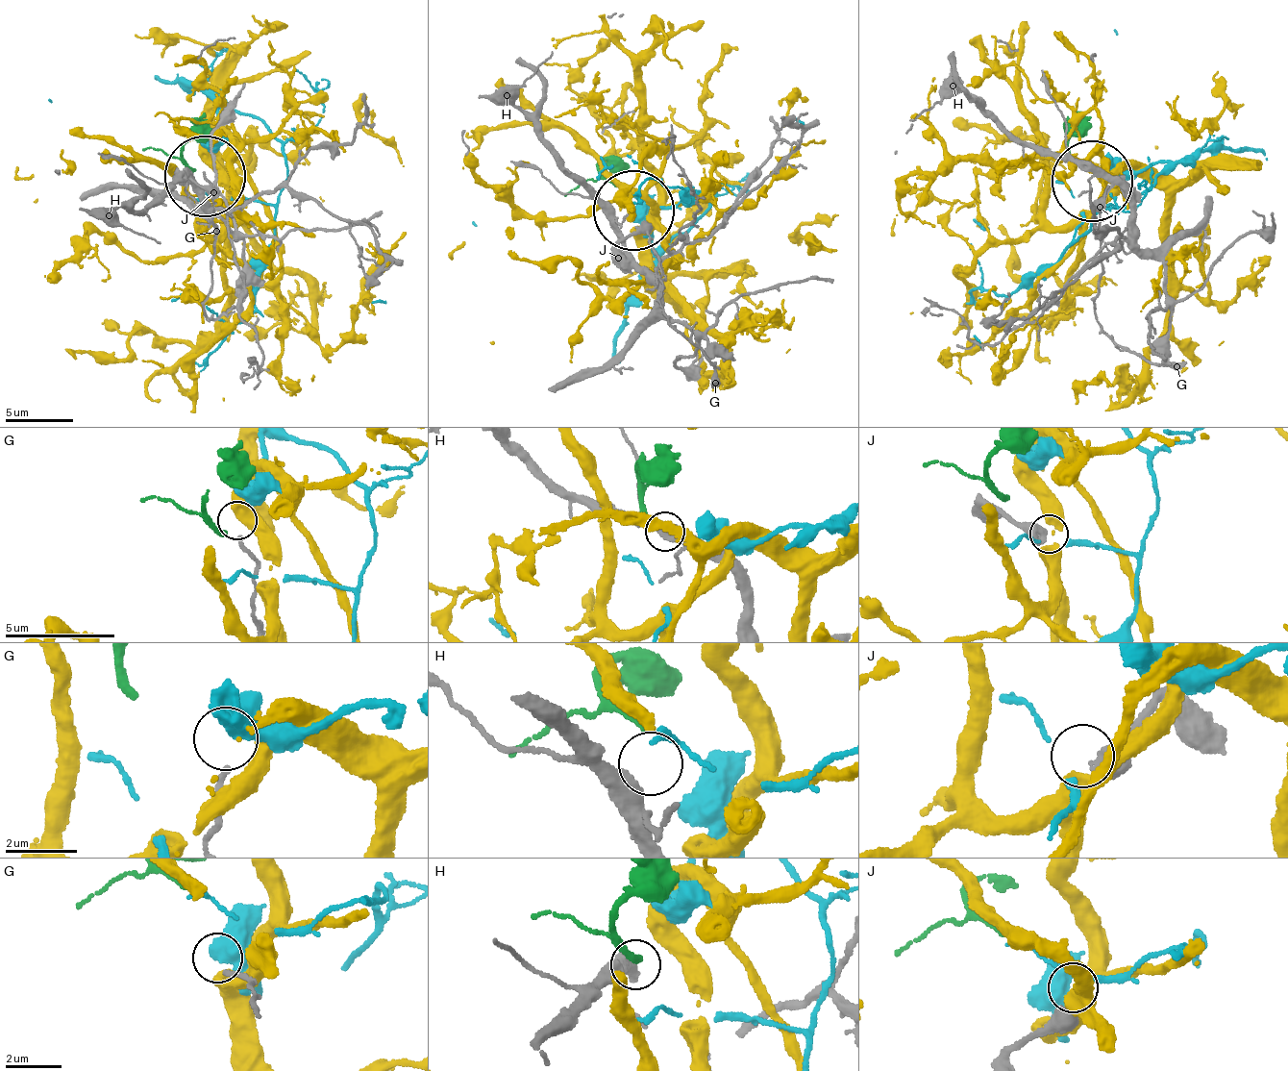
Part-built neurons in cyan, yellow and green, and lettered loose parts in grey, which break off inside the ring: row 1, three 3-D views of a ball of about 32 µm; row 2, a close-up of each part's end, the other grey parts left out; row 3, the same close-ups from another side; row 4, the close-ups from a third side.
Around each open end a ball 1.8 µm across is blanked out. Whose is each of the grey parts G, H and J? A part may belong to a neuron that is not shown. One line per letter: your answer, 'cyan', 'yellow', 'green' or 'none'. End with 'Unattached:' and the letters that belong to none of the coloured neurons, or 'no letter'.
G: cyan
H: green
J: none
Unattached: J

